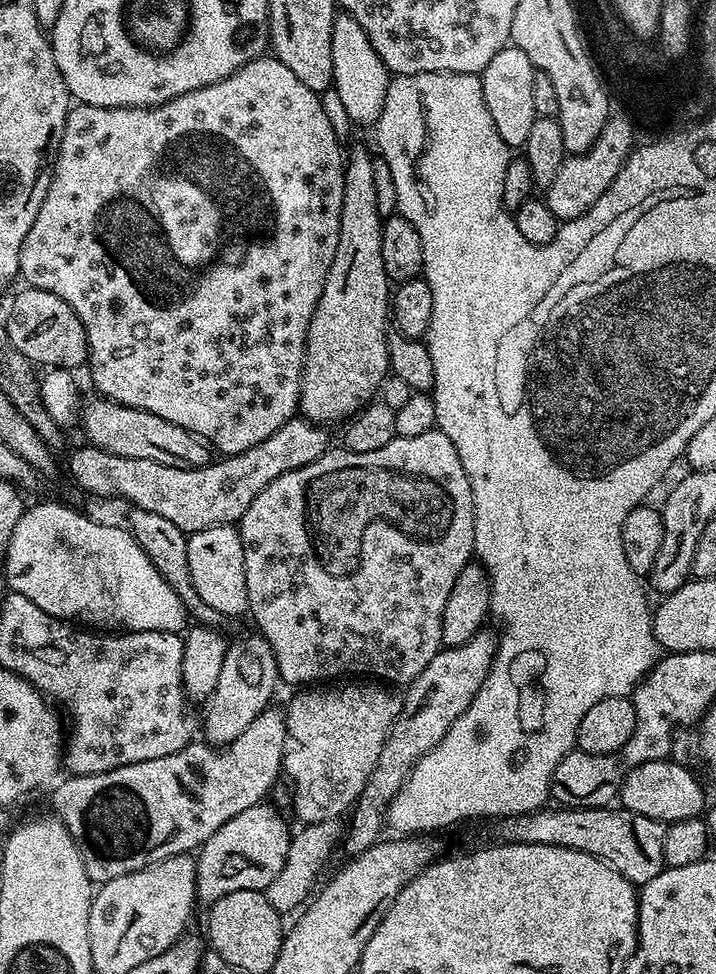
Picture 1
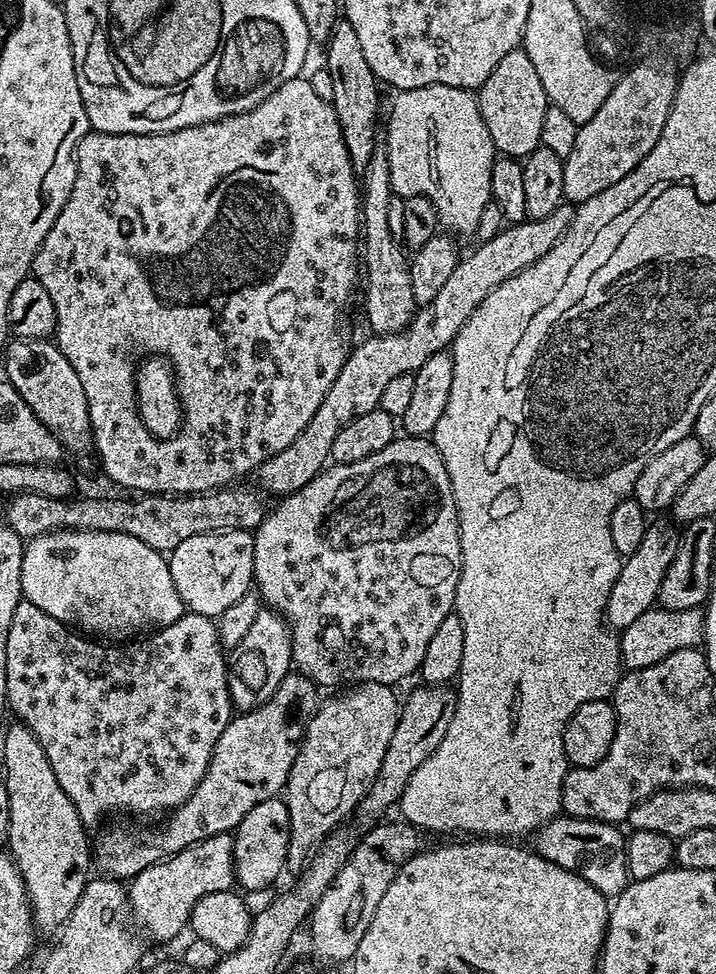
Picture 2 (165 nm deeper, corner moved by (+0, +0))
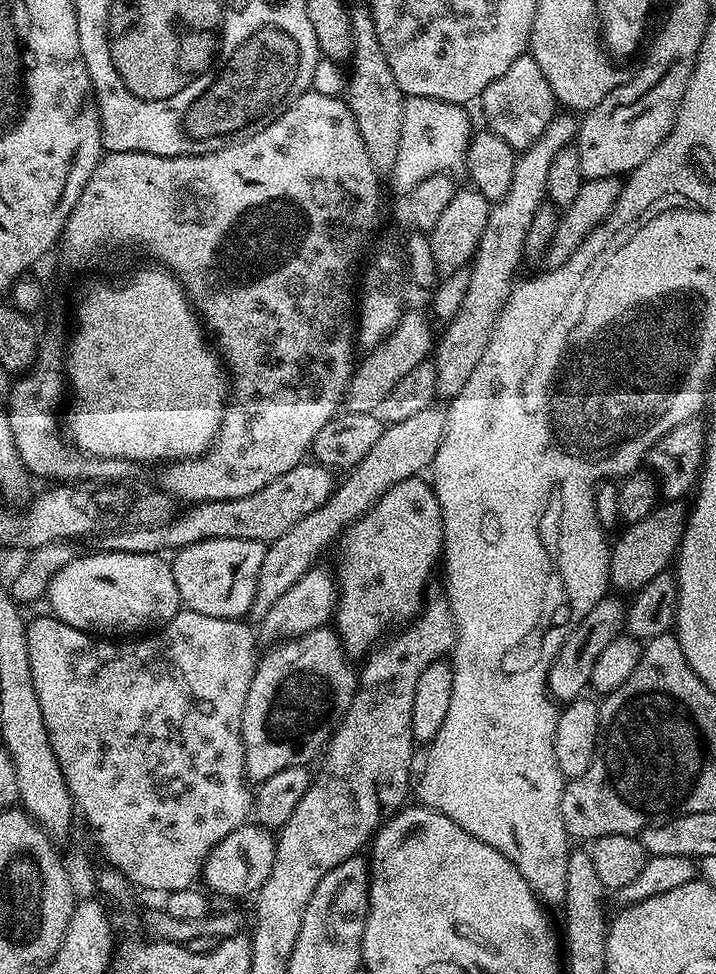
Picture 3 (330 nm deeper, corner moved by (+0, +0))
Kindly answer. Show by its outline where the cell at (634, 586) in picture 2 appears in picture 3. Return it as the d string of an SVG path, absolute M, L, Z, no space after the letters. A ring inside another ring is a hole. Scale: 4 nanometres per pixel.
M605 598L574 626L574 630L562 642L558 654L552 660L552 665L548 671L548 695L556 702L571 702L581 699L585 695L586 689L592 683L592 671L594 662L598 662L598 654L610 646L616 637L621 635L626 628L626 604L625 601Z

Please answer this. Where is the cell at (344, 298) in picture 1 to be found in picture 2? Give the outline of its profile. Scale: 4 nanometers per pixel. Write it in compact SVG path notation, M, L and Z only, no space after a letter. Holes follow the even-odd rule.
M337 19L336 25L332 27L332 33L328 35L326 41L328 49L324 52L323 67L328 70L331 81L334 82L334 96L331 100L332 109L338 118L338 126L342 126L342 142L346 142L346 150L352 159L352 167L363 170L370 162L370 158L378 151L378 132L376 136L376 123L381 123L382 108L380 112L380 91L381 85L376 79L374 70L366 62L366 53L362 51L362 46L358 39L358 34L354 34L354 26L346 19Z

